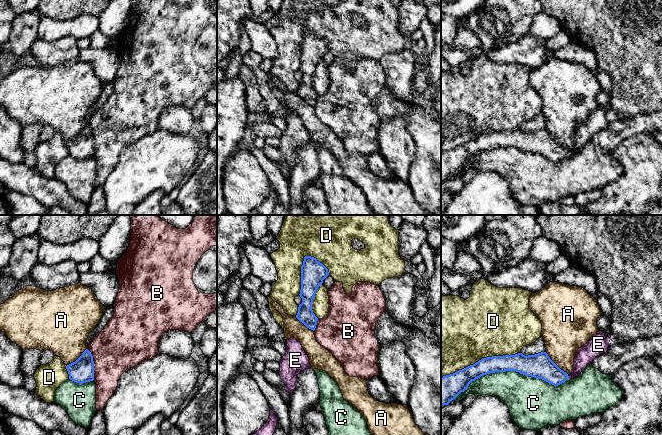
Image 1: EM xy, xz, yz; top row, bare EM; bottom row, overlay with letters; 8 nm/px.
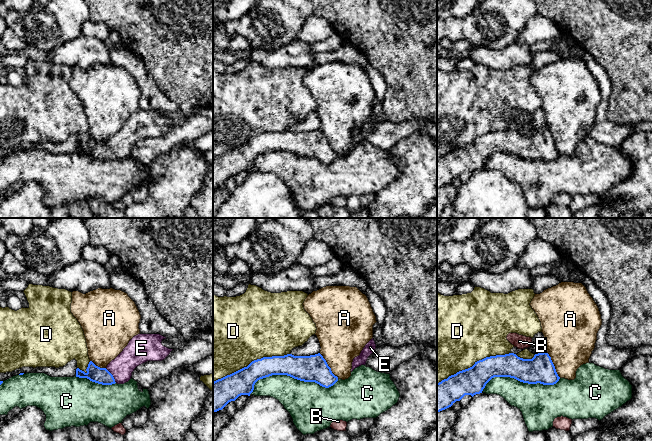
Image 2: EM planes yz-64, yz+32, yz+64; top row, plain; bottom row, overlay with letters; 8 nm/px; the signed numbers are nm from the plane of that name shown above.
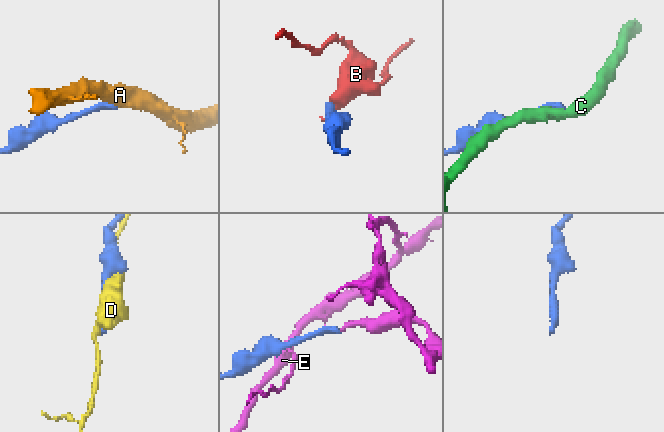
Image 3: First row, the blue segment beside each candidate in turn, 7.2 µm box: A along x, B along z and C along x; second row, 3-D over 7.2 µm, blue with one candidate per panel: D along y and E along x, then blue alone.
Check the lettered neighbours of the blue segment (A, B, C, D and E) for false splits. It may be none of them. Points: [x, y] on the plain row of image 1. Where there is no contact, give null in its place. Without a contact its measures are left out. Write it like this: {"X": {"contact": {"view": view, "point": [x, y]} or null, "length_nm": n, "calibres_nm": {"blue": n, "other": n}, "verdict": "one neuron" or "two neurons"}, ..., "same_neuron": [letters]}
{"A": {"contact": {"view": "yz", "point": [555, 140]}, "length_nm": 260, "calibres_nm": {"blue": 200, "other": 320}, "verdict": "two neurons"}, "B": {"contact": {"view": "xy", "point": [93, 140]}, "length_nm": 260, "calibres_nm": {"blue": 190, "other": 380}, "verdict": "two neurons"}, "C": {"contact": {"view": "yz", "point": [508, 146]}, "length_nm": 1000, "calibres_nm": {"blue": 190, "other": 320}, "verdict": "two neurons"}, "D": {"contact": {"view": "yz", "point": [481, 135]}, "length_nm": 650, "calibres_nm": {"blue": 160, "other": 500}, "verdict": "two neurons"}, "E": {"contact": {"view": "yz", "point": [568, 152]}, "length_nm": 30, "calibres_nm": {"blue": 200, "other": 150}, "verdict": "one neuron"}, "same_neuron": ["E"]}

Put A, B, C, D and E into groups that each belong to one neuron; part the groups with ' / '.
A / B / C / D / E

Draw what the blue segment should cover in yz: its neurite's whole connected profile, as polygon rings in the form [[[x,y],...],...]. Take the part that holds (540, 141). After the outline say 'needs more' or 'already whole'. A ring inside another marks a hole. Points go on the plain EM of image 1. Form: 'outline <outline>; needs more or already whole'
outline [[[603,107],[593,111],[584,122],[578,125],[572,149],[569,151],[561,146],[546,128],[528,132],[518,129],[510,132],[482,134],[473,141],[441,153],[441,182],[448,181],[461,168],[464,168],[472,157],[495,148],[516,147],[558,162],[568,154],[574,155],[579,152],[597,132],[606,129],[610,116]]]; needs more

